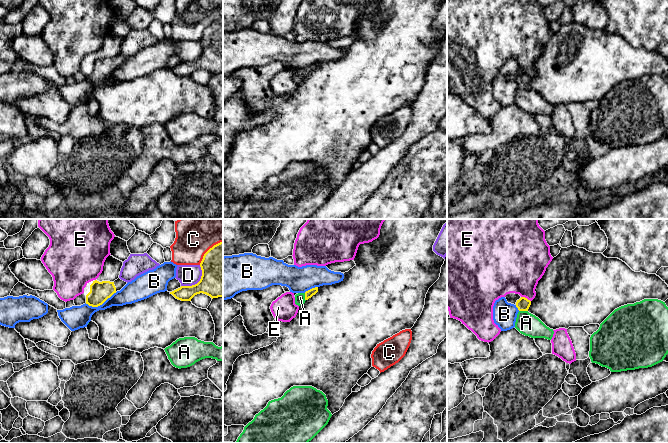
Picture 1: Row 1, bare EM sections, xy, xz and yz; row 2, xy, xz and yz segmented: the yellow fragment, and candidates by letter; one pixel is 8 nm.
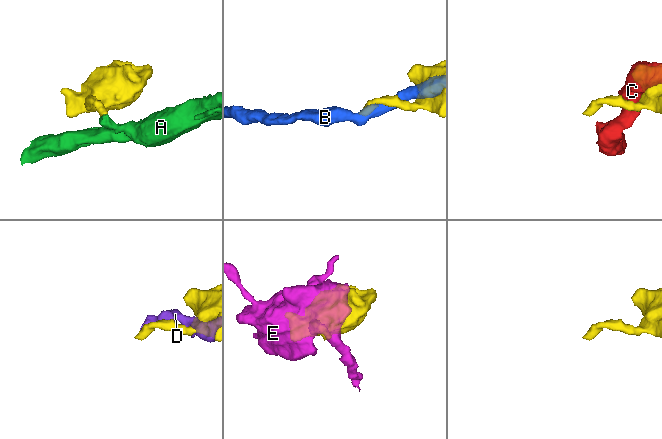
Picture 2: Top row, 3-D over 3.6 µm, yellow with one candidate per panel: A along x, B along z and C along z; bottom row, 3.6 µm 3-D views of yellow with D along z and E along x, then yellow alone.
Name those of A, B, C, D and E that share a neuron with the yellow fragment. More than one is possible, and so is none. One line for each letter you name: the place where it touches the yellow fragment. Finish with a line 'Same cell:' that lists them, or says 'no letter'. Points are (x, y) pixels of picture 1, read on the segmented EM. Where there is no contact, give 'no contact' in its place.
A: yz (523, 310)
Same cell: A

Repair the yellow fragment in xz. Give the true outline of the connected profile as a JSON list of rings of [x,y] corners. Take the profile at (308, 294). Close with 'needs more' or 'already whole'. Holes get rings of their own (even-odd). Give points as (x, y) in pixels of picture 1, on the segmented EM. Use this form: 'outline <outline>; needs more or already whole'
outline [[[318,287],[312,288],[305,293],[298,293],[295,295],[295,304],[300,306],[305,303],[306,300],[311,298],[318,292]]]; needs more

